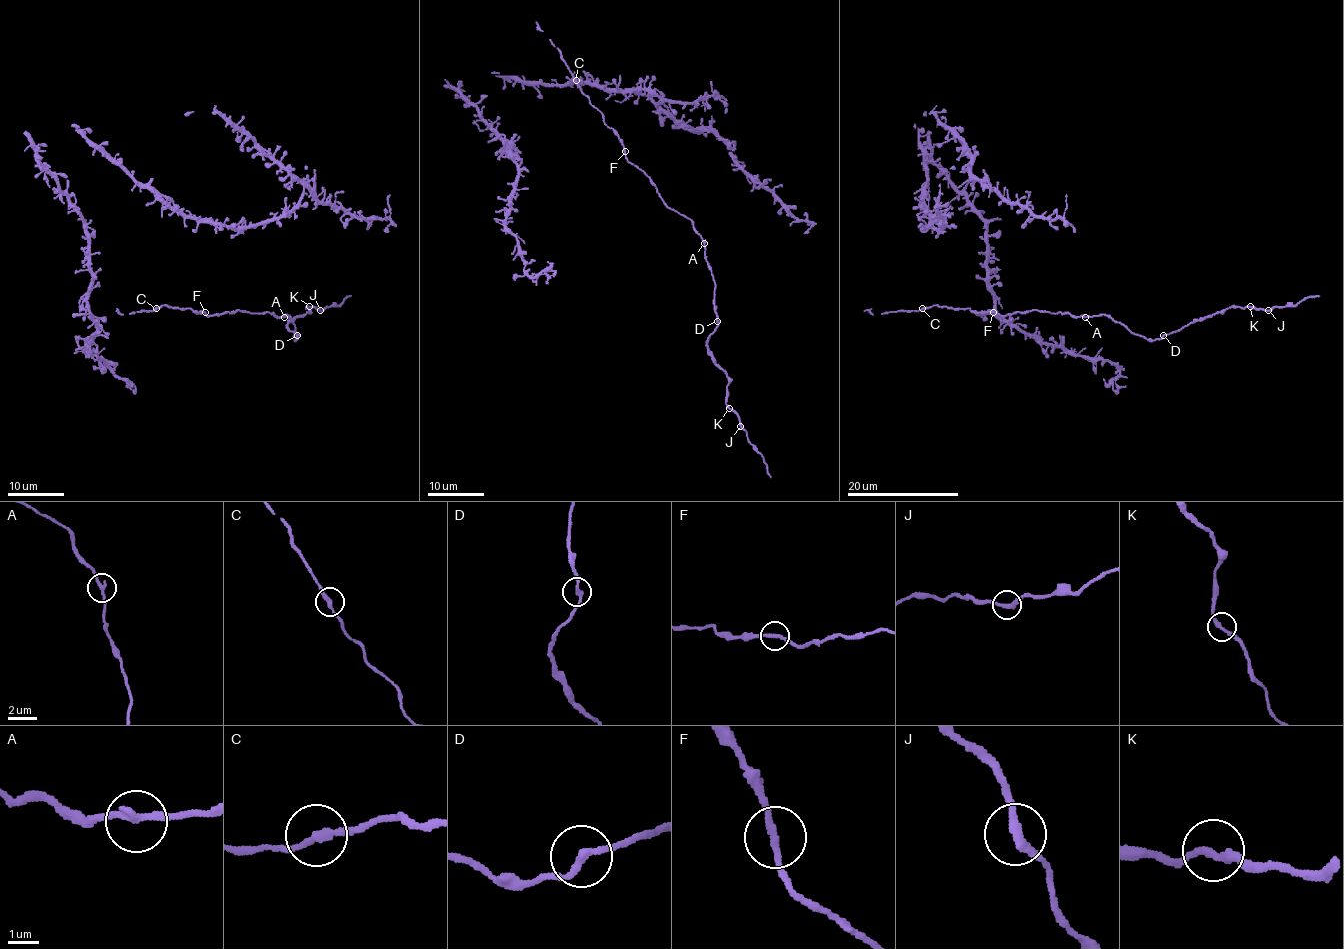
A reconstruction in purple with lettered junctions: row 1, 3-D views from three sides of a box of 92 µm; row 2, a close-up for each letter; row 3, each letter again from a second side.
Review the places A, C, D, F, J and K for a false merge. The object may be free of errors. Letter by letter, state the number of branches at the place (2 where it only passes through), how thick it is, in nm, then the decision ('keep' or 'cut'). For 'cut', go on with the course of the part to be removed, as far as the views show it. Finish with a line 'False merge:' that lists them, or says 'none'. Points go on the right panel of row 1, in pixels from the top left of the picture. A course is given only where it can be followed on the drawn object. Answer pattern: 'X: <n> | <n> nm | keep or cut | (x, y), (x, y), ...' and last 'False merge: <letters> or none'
A: 2 | 240 nm | keep
C: 2 | 240 nm | keep
D: 2 | 240 nm | keep
F: 2 | 220 nm | keep
J: 2 | 280 nm | keep
K: 2 | 240 nm | keep
False merge: none

